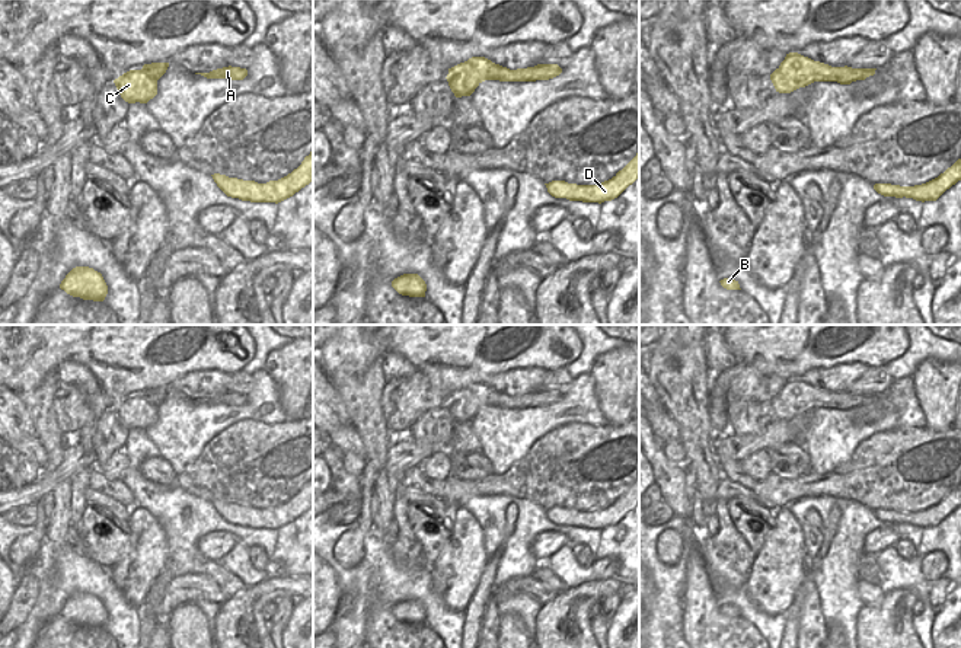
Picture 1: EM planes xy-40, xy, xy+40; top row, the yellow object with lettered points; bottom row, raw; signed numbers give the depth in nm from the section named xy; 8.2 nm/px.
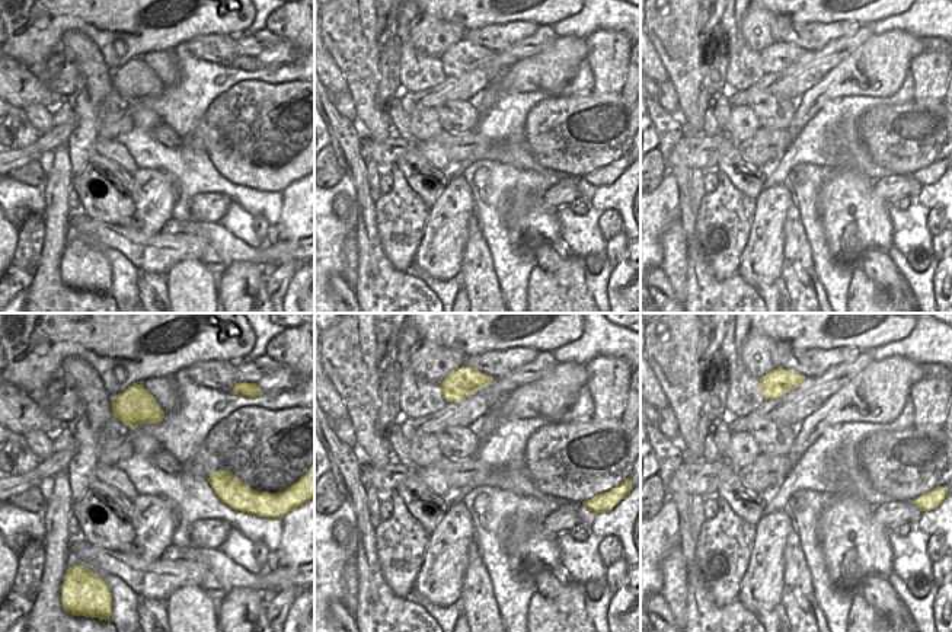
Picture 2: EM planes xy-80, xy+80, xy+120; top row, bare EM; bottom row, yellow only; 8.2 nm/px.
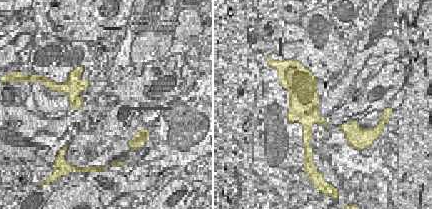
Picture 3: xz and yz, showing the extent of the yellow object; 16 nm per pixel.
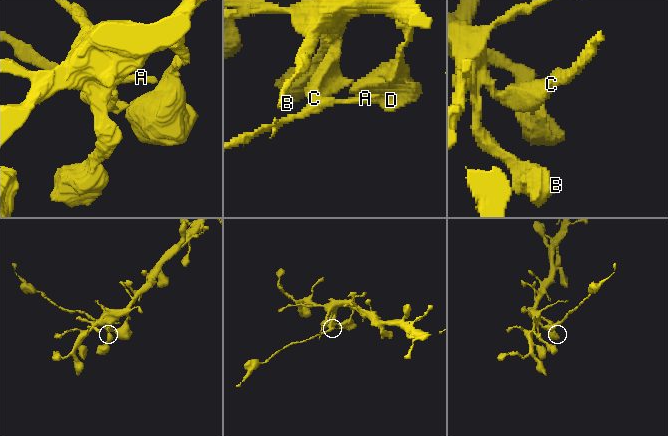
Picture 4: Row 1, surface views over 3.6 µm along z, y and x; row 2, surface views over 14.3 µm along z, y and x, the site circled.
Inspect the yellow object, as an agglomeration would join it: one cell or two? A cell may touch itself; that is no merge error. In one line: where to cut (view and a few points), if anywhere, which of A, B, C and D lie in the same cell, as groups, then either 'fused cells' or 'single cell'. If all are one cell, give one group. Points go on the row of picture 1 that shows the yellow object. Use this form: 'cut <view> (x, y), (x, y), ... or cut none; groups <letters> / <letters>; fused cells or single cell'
cut xy (450, 69), (468, 73), (479, 82); groups A / B C D; fused cells

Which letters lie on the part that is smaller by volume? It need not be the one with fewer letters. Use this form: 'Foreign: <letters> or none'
Foreign: A

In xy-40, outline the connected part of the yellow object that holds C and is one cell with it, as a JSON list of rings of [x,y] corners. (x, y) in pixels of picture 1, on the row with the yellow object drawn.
[[[130,70],[114,80],[118,93],[128,103],[147,103],[157,95],[157,80],[143,70]]]

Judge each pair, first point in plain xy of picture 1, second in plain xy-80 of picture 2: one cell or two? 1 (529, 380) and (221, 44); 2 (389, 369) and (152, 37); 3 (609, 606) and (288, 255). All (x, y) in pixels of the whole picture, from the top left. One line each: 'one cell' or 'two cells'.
1: one cell
2: two cells
3: two cells

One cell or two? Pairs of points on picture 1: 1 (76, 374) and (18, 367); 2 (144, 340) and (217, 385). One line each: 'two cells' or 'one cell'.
1: two cells
2: two cells

